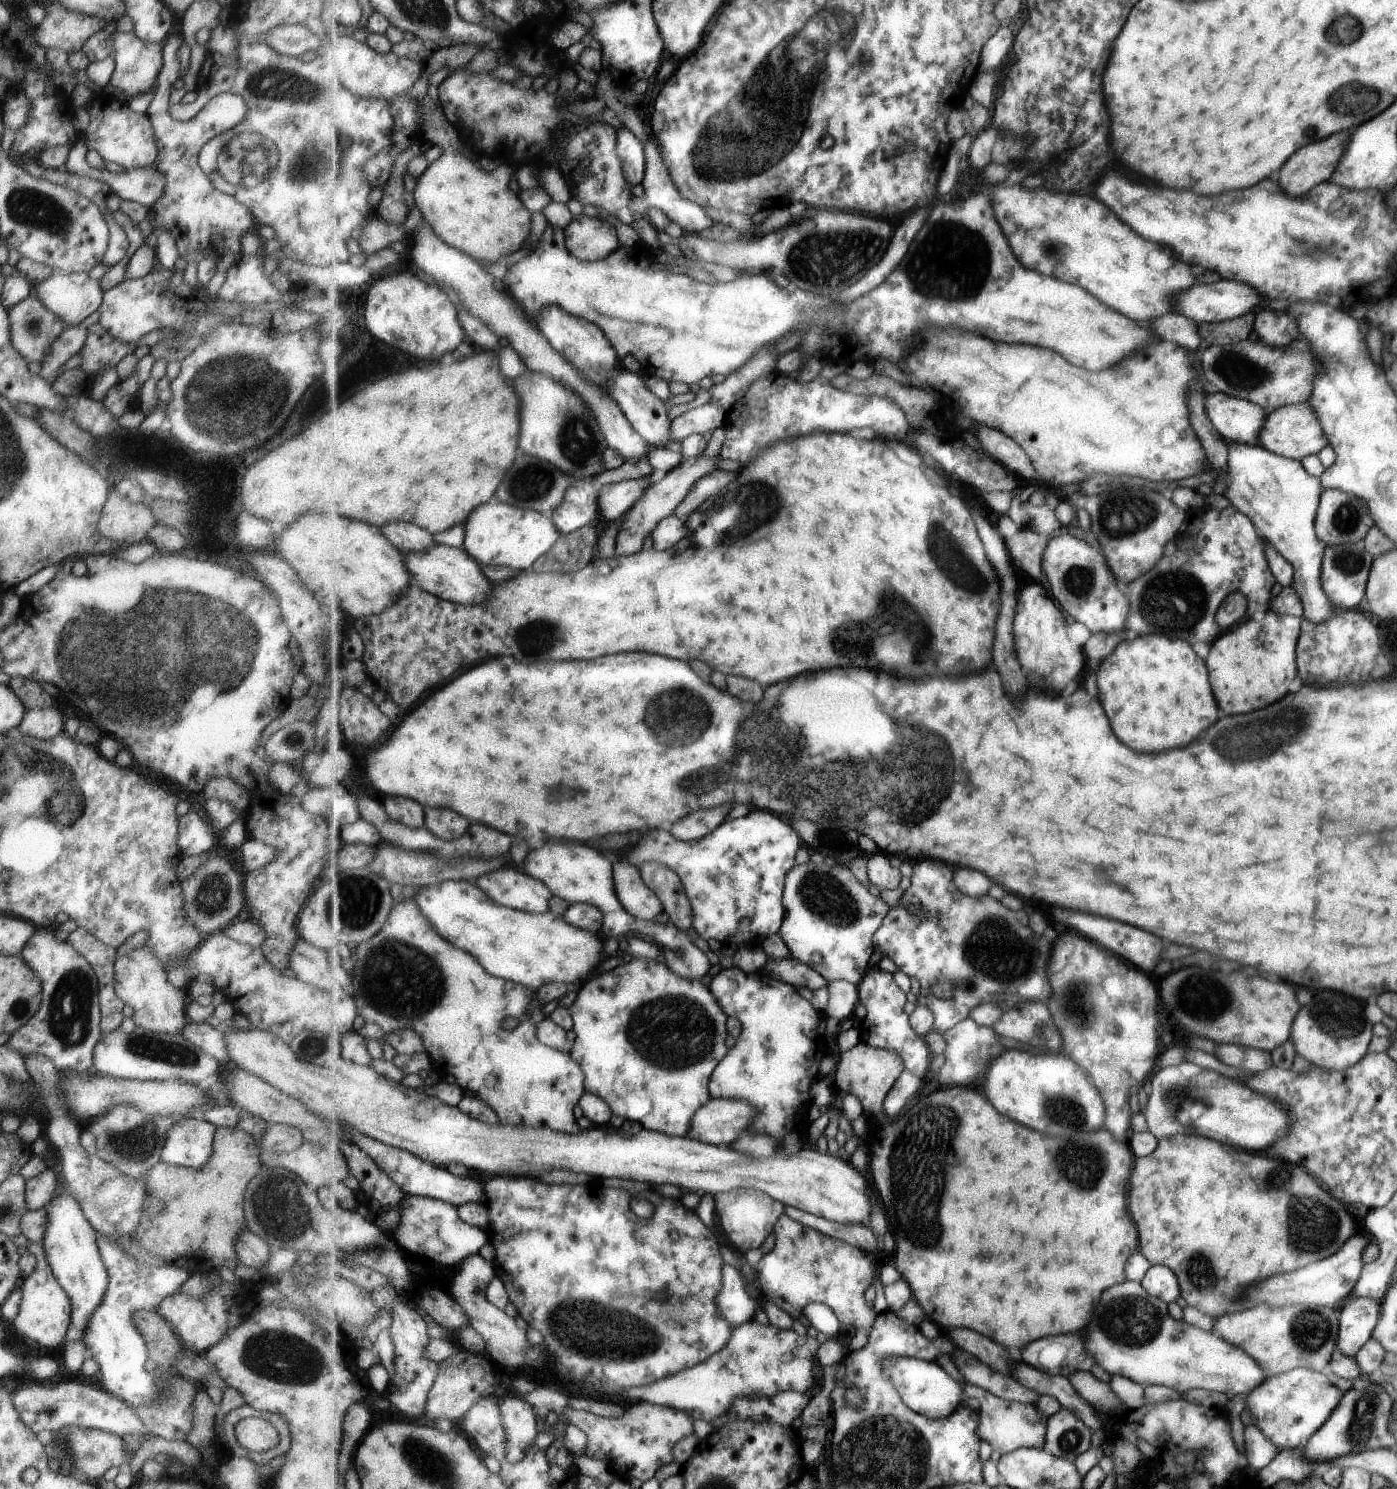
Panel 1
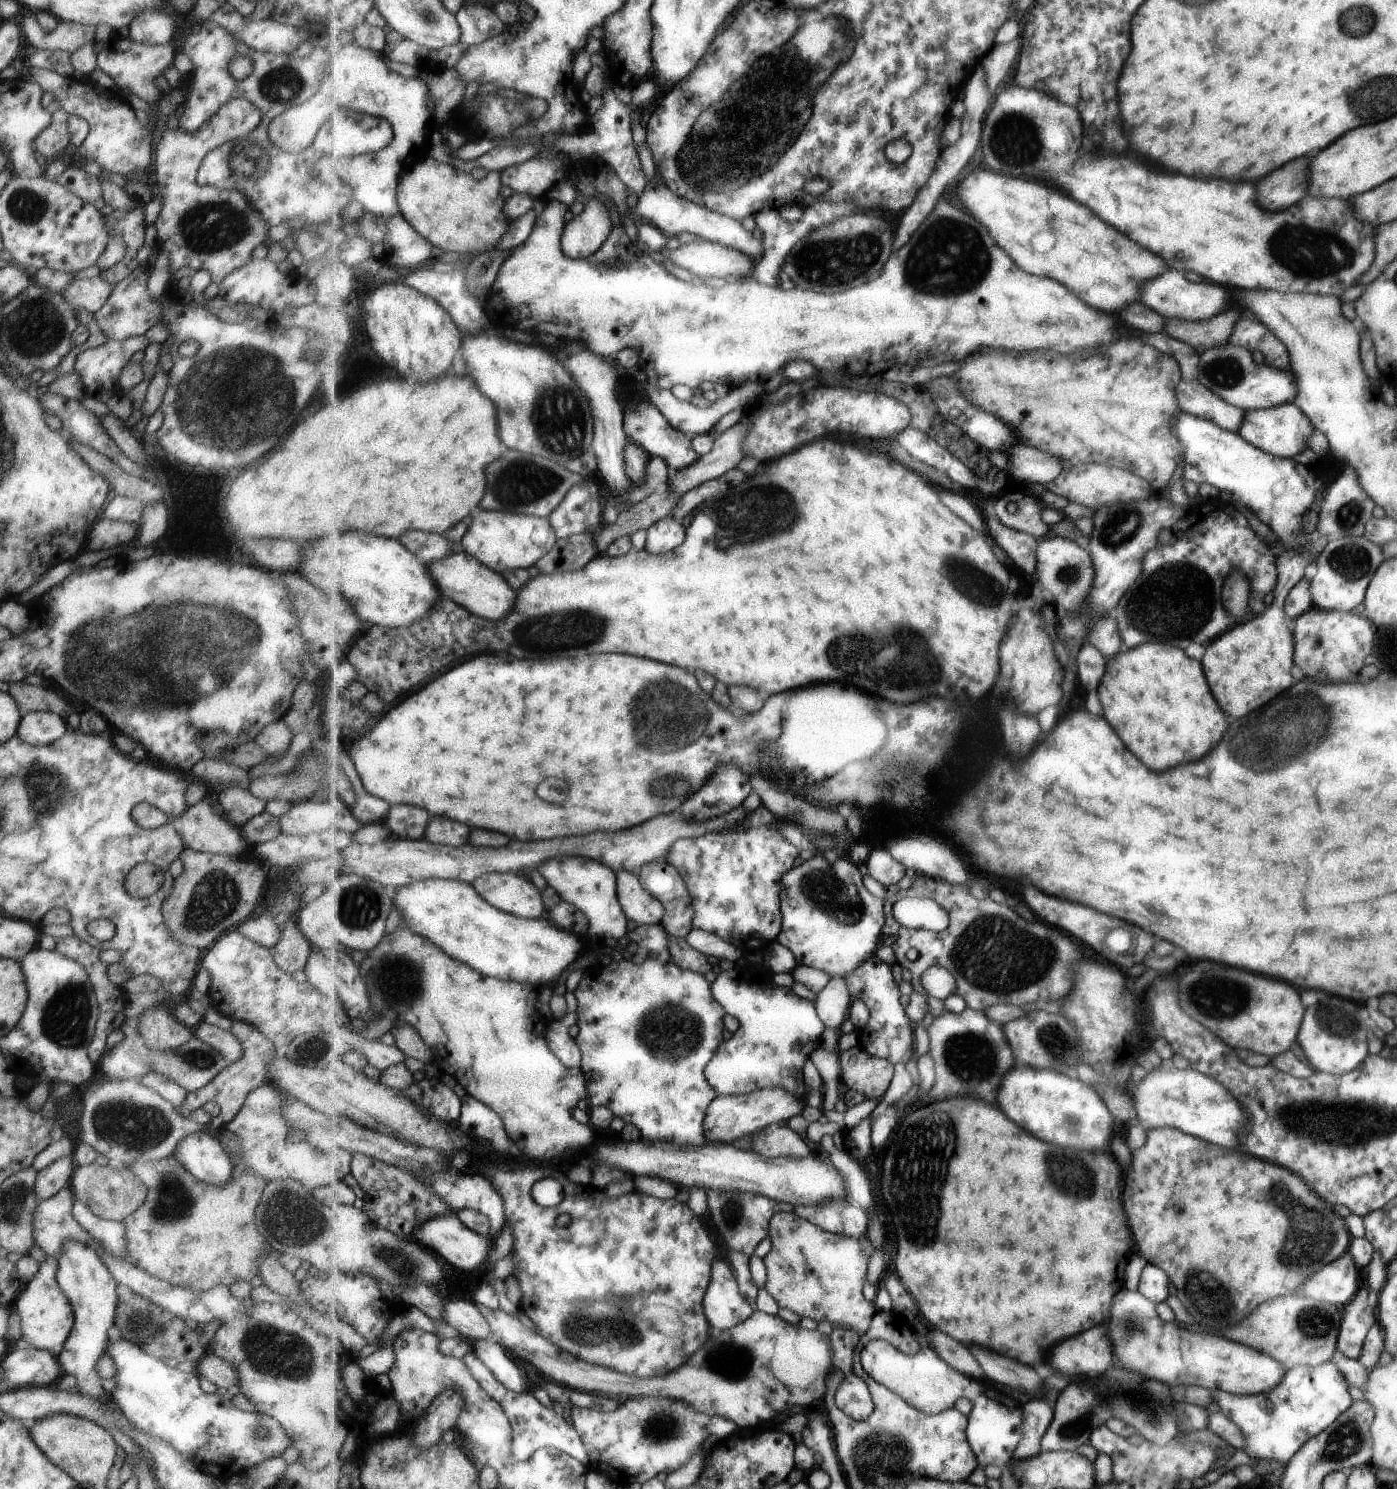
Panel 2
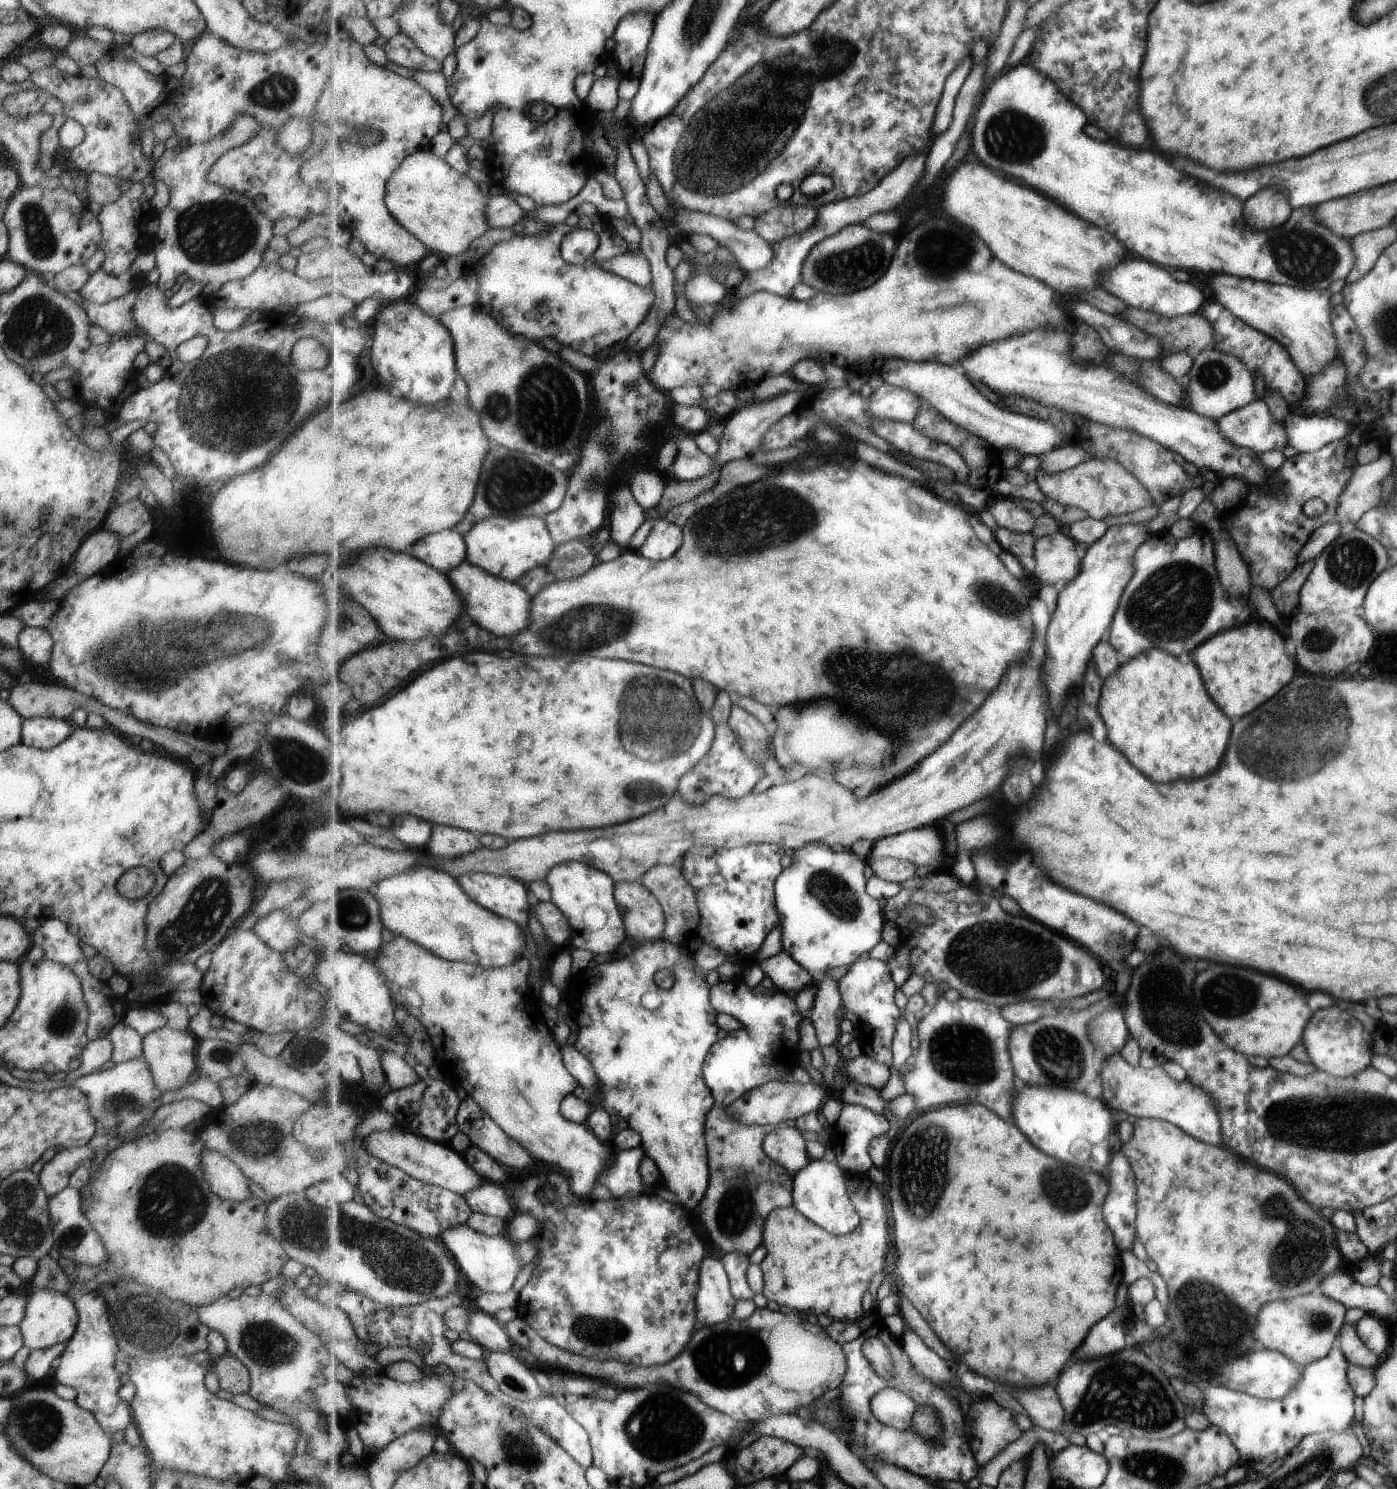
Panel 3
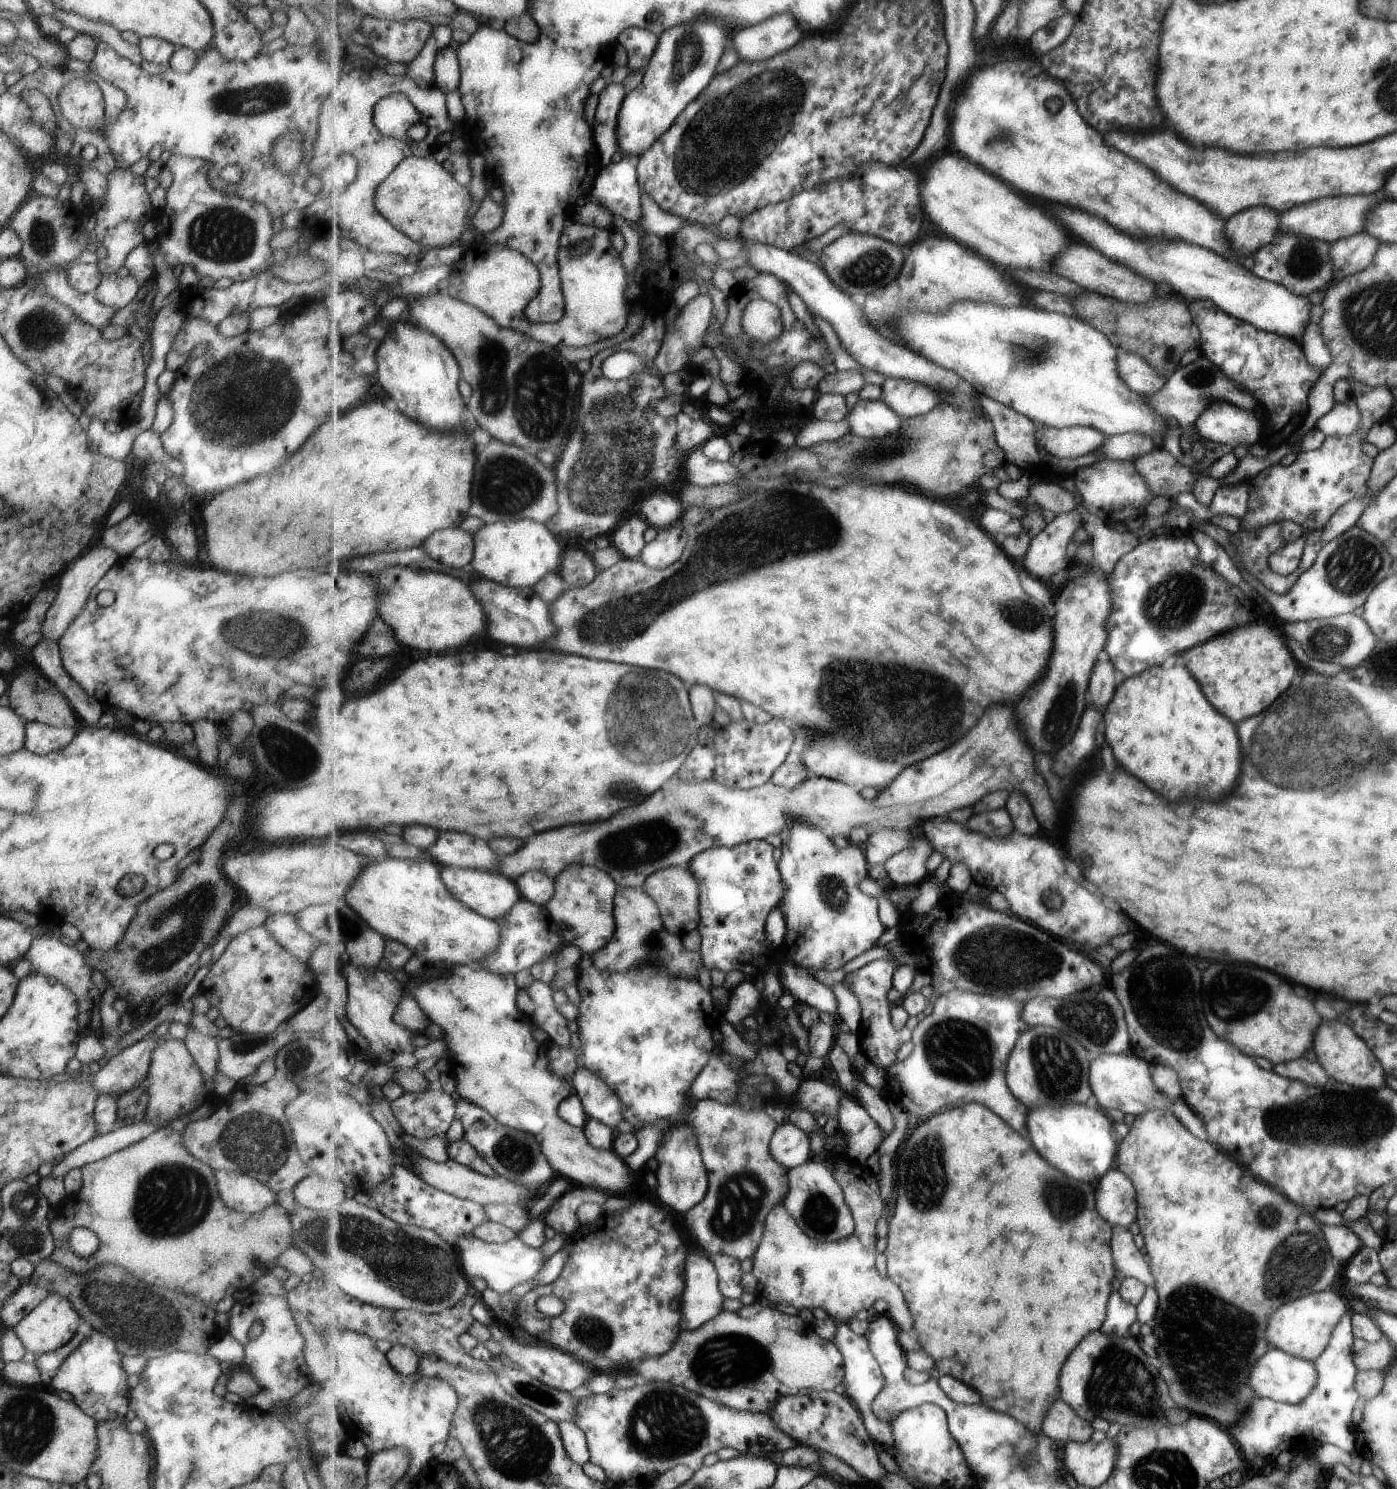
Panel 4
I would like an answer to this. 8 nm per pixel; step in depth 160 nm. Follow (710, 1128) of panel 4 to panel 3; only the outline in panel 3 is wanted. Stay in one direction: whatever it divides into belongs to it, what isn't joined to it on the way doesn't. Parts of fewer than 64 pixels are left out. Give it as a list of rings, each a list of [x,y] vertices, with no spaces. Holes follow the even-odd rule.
[[[715,1105],[705,1121],[711,1186],[701,1202],[699,1216],[713,1244],[726,1253],[751,1255],[764,1244],[768,1216],[777,1207],[794,1205],[794,1175],[775,1162],[764,1149],[764,1140],[776,1129],[769,1123],[746,1125],[729,1116],[725,1106]]]

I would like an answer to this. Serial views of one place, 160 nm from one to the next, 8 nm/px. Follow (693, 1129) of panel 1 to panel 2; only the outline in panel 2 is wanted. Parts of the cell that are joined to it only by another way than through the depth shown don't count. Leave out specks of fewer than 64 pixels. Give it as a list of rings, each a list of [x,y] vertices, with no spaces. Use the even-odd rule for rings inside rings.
[[[764,1088],[740,1095],[718,1095],[709,1105],[704,1120],[706,1137],[713,1143],[732,1143],[742,1136],[753,1135],[761,1129],[768,1129],[797,1114],[801,1115],[805,1106],[804,1100],[782,1088]]]

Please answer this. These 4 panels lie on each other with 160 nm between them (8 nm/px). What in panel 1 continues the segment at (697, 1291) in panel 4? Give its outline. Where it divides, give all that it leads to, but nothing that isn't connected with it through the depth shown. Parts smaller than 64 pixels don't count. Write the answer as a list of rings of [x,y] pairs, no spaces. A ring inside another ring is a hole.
[[[725,1265],[724,1286],[720,1290],[717,1302],[724,1317],[735,1328],[755,1318],[755,1300],[747,1292],[747,1280],[735,1266]]]

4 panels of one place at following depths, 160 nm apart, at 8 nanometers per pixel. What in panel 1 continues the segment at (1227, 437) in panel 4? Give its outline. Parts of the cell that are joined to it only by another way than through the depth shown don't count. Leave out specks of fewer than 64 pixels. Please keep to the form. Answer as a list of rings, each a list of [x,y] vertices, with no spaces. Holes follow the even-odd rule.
[[[1305,402],[1269,410],[1265,424],[1258,433],[1258,444],[1273,454],[1300,461],[1308,454],[1317,454],[1328,444],[1328,440],[1315,410]]]

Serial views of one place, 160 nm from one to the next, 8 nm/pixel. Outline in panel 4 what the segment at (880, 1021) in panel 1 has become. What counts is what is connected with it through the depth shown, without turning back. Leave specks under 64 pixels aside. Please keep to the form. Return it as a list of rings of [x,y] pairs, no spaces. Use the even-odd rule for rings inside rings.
[[[877,959],[867,963],[864,967],[849,973],[842,982],[854,992],[862,1002],[862,1030],[861,1046],[862,1052],[868,1058],[869,1063],[876,1064],[888,1069],[892,1067],[897,1060],[897,1052],[905,1042],[912,1040],[914,1031],[899,1032],[892,1023],[892,1008],[895,1003],[889,1001],[887,994],[894,988],[894,974],[899,964],[891,960]]]

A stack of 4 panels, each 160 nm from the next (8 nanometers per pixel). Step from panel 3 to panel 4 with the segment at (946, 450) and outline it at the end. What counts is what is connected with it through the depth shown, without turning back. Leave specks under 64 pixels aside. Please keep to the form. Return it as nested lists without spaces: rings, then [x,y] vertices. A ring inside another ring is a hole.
[[[859,398],[849,418],[850,432],[868,439],[885,438],[890,434],[898,433],[906,423],[906,418],[896,414],[885,400]]]

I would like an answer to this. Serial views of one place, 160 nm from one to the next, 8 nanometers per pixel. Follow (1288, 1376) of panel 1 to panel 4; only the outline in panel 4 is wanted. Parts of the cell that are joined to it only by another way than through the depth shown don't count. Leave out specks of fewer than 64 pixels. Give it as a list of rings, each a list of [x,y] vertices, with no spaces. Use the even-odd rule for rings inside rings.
[[[1352,1310],[1345,1311],[1336,1324],[1328,1346],[1314,1360],[1317,1371],[1315,1386],[1299,1403],[1280,1403],[1267,1397],[1255,1397],[1244,1415],[1240,1416],[1238,1423],[1227,1428],[1227,1433],[1237,1439],[1241,1452],[1247,1462],[1261,1460],[1263,1464],[1273,1464],[1275,1456],[1283,1450],[1292,1450],[1297,1453],[1309,1451],[1316,1444],[1328,1442],[1337,1448],[1350,1453],[1355,1450],[1353,1446],[1353,1435],[1349,1428],[1351,1410],[1357,1400],[1357,1393],[1354,1387],[1354,1376],[1357,1372],[1351,1358],[1352,1326],[1350,1316]]]

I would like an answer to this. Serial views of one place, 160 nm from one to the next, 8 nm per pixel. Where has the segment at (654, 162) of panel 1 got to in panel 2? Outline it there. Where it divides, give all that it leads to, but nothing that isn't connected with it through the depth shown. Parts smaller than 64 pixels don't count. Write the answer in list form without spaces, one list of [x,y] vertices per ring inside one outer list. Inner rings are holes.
[[[659,175],[650,181],[648,180],[643,192],[638,194],[636,205],[631,208],[631,212],[639,215],[642,221],[649,220],[667,238],[677,237],[681,233],[693,233],[710,241],[733,245],[737,249],[741,248],[745,254],[756,261],[763,256],[764,244],[762,240],[757,240],[753,236],[753,231],[749,232],[740,220],[679,196]]]

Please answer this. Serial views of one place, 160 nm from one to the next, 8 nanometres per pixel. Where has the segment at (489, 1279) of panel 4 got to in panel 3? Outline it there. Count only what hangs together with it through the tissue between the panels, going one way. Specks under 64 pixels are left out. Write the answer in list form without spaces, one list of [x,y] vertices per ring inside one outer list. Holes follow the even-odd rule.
[[[465,1223],[448,1228],[440,1238],[474,1286],[488,1293],[506,1293],[513,1288],[513,1278],[517,1278],[521,1266],[515,1254],[515,1246],[507,1235],[480,1233]]]

